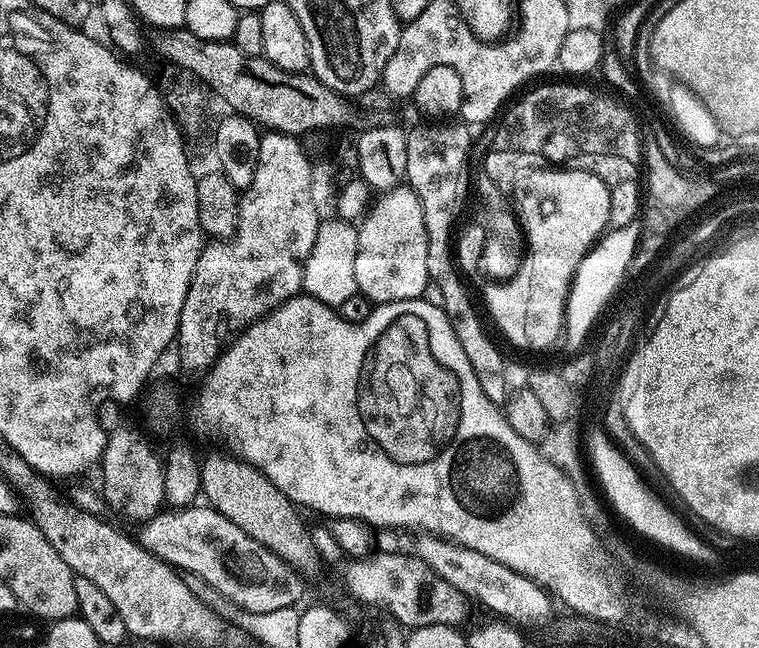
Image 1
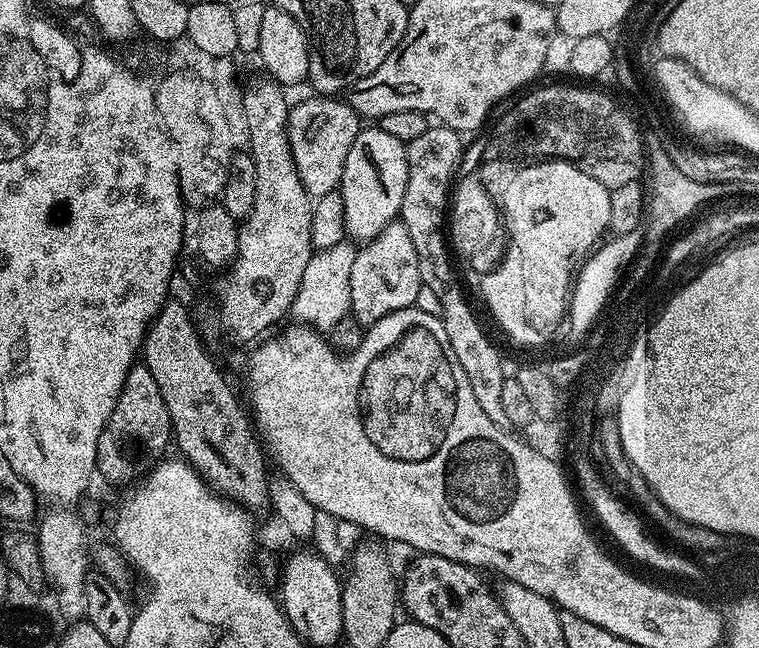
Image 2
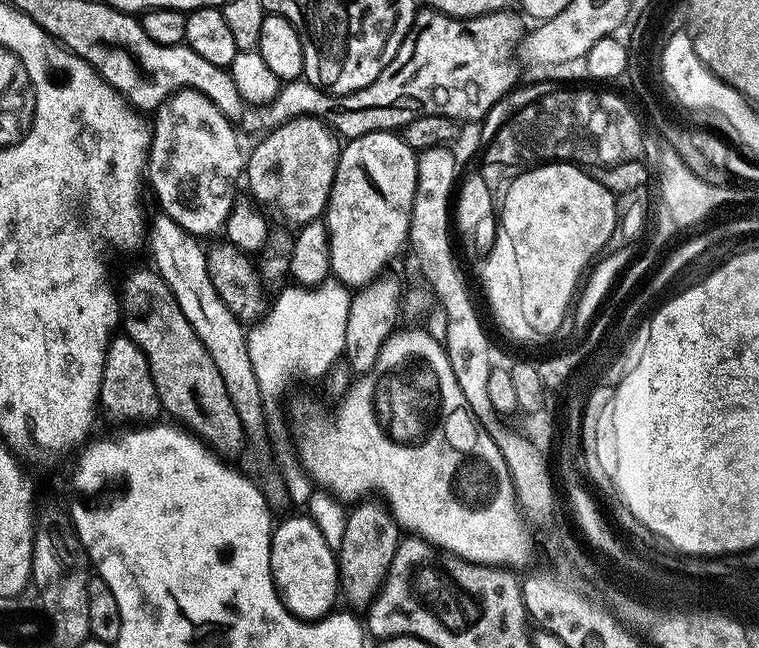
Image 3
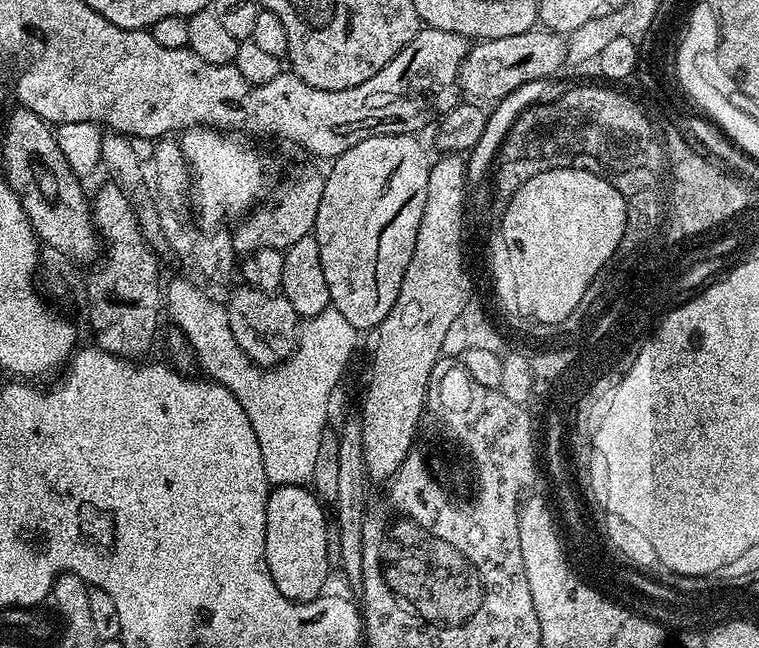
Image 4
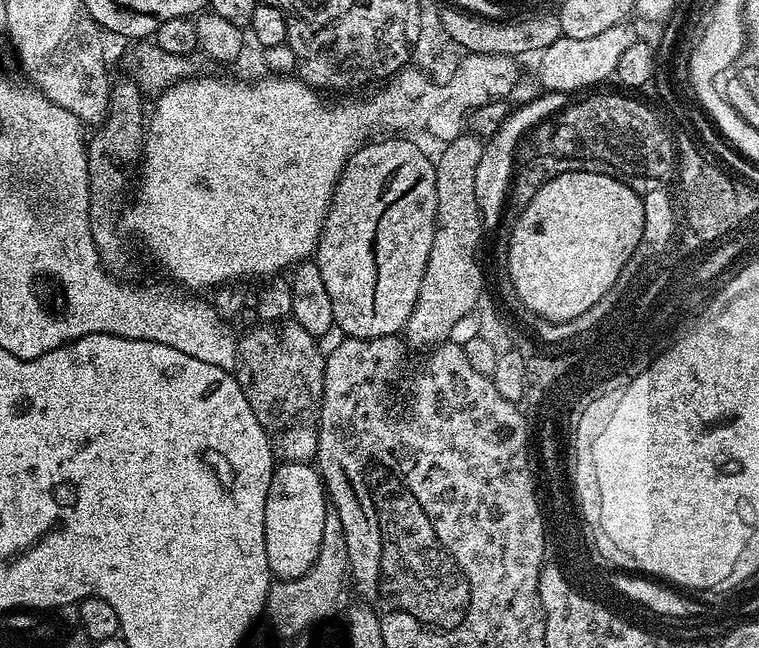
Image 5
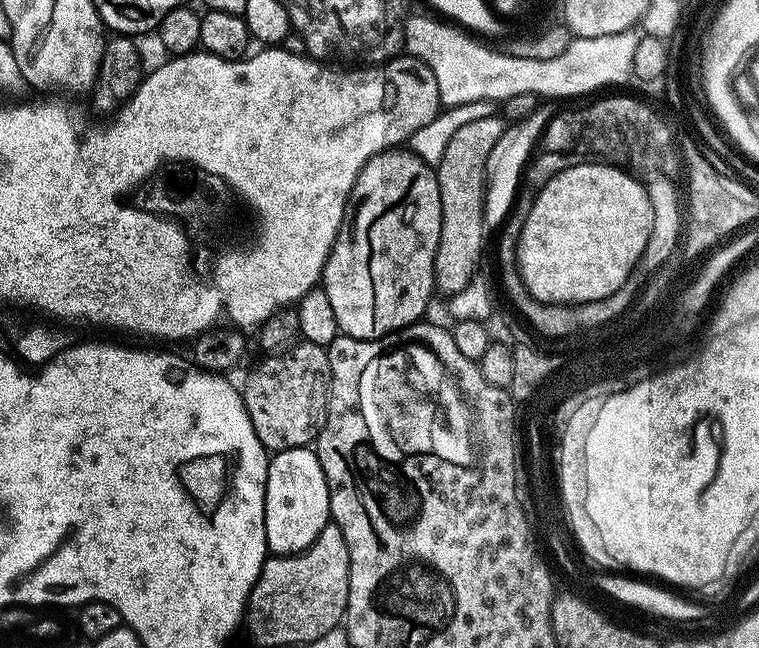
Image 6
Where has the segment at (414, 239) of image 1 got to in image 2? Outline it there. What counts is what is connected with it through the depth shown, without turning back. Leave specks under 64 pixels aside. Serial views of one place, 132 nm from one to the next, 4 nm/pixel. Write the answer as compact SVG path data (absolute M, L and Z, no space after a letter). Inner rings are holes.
M401 222L387 224L374 239L357 251L354 258L354 267L350 269L351 319L370 326L386 318L386 314L394 314L394 310L411 308L418 298L420 286L417 251L409 231Z

